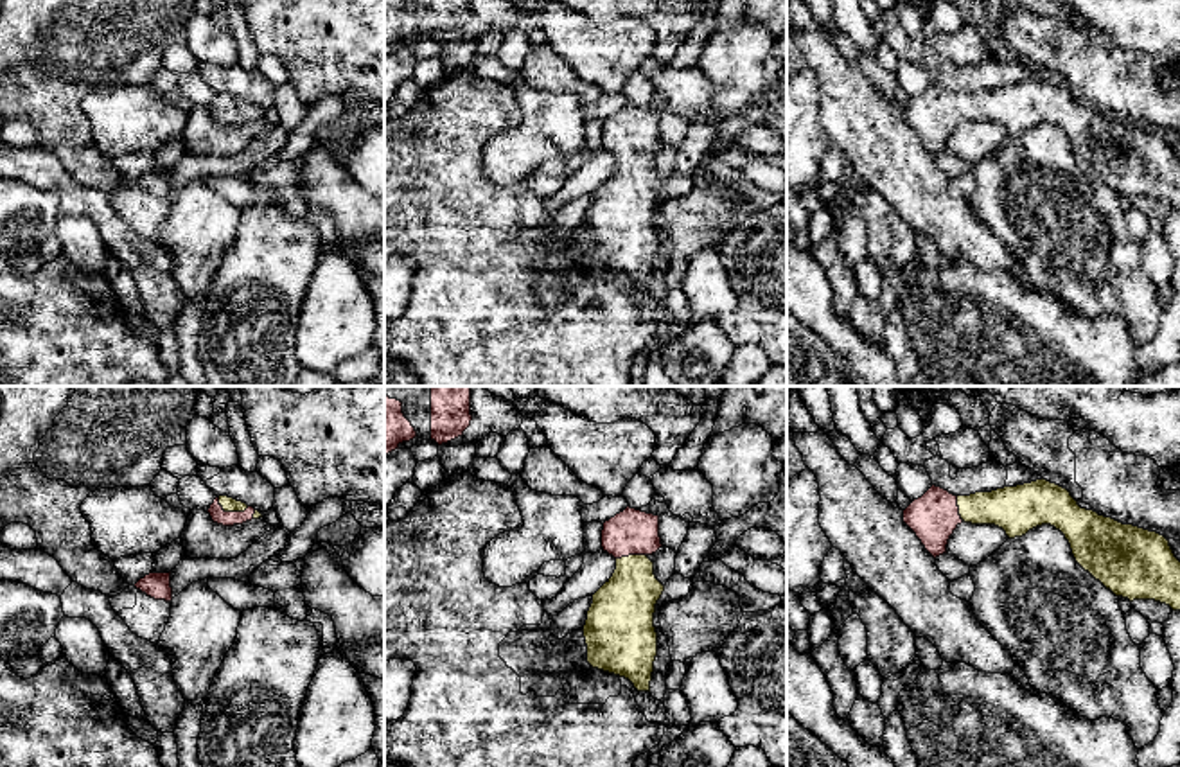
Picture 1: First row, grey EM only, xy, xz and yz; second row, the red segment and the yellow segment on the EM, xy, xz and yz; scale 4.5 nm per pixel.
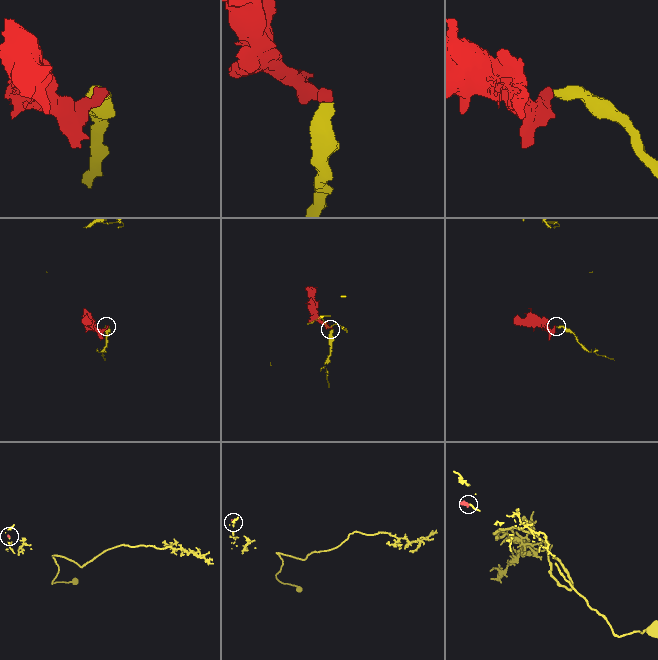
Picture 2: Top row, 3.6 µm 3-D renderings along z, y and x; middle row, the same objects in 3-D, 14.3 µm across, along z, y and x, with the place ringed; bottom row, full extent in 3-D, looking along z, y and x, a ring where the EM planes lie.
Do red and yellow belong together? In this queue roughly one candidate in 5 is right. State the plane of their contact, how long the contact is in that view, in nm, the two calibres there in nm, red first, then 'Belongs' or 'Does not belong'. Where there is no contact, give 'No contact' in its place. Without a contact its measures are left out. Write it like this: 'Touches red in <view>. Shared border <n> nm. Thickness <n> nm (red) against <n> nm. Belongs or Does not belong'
Touches red in xy. Shared border 150 nm. Thickness 70 nm (red) against 60 nm. Belongs

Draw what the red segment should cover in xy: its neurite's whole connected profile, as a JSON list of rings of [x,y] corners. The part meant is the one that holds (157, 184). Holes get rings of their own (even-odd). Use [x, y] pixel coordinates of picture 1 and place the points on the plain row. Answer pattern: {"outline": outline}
{"outline": [[[171,169],[169,171],[149,171],[135,181],[136,187],[145,190],[154,198],[172,198],[172,185],[171,185]]]}

